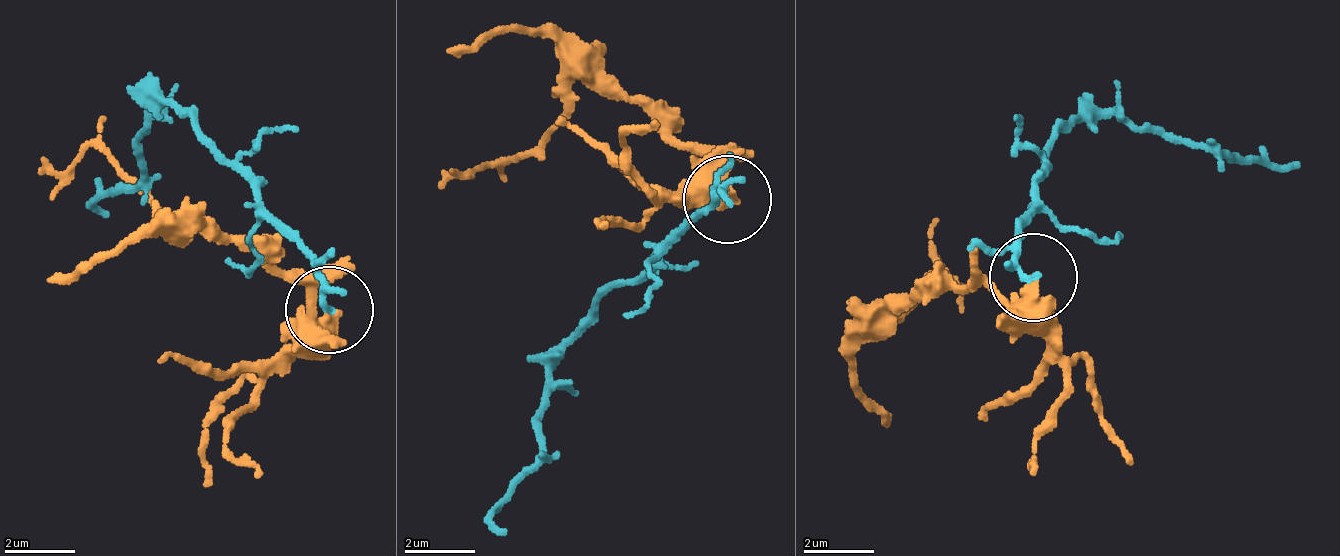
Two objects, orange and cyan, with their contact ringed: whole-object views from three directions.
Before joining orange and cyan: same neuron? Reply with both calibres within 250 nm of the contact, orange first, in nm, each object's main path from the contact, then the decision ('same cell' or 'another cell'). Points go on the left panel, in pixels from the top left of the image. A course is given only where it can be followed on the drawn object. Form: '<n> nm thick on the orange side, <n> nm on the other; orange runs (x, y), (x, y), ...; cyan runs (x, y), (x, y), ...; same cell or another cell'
460 nm thick on the orange side, 160 nm on the other; orange runs (327, 312), (318, 317), (300, 283), (194, 223), (159, 210), (97, 150), (54, 173), (36, 173); cyan runs (327, 312), (291, 226), (248, 173), (204, 133), (152, 100), (144, 171), (92, 205), (110, 216); another cell

